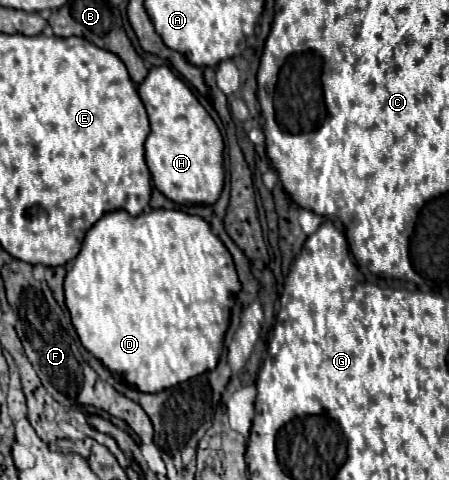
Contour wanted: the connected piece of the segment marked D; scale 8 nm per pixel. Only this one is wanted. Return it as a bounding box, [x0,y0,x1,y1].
[64,208,241,393]

